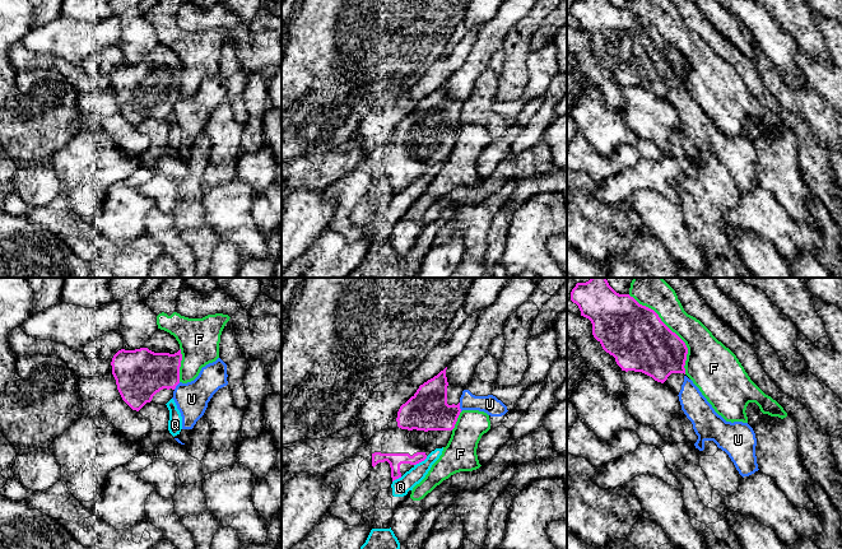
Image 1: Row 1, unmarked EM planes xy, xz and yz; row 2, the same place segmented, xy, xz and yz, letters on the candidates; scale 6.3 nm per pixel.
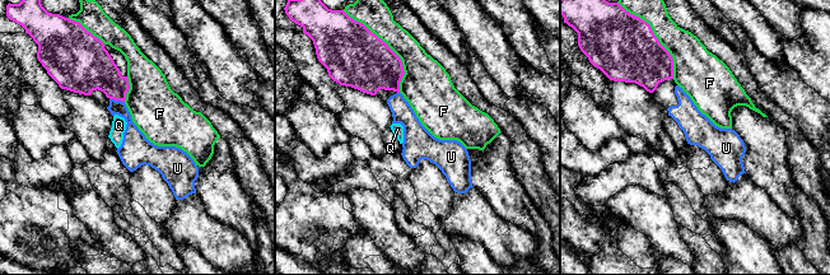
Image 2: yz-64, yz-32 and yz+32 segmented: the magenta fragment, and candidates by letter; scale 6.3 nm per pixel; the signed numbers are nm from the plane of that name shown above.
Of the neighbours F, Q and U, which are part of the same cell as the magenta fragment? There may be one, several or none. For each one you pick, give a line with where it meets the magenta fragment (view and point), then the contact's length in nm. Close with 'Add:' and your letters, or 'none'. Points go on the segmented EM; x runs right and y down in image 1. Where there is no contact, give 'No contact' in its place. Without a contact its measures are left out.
Add: none

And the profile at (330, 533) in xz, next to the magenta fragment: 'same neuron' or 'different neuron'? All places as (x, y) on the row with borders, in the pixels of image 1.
different neuron

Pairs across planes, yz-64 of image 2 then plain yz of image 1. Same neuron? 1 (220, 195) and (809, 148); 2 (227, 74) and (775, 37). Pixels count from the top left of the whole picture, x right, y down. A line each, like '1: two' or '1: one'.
1: two
2: one

